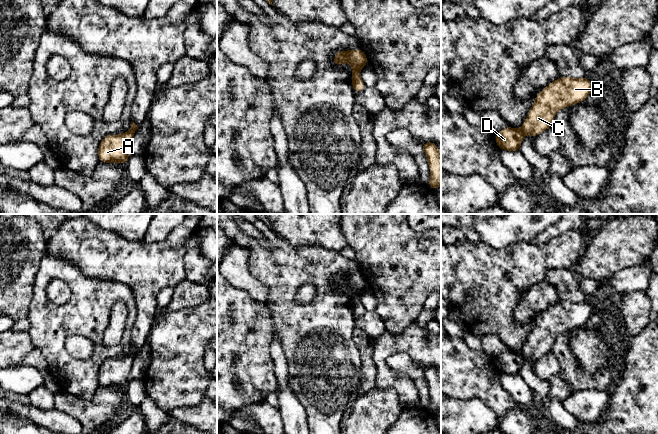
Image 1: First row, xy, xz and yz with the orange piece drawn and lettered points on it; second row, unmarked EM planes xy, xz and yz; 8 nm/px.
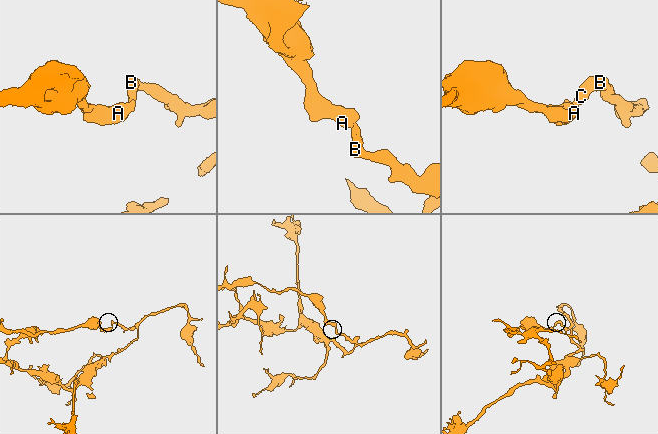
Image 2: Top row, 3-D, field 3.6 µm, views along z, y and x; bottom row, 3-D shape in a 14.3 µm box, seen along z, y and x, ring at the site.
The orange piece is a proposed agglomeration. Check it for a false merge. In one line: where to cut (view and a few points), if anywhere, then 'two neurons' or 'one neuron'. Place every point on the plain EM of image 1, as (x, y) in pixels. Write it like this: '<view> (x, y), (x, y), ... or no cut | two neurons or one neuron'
xz (358, 295), (353, 299) | two neurons

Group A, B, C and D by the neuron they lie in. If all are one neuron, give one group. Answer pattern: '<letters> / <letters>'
A D / B C

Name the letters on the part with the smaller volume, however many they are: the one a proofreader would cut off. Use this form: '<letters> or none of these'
A, D

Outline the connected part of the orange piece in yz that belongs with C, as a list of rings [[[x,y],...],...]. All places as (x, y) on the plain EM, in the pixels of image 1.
[[[561,301],[551,306],[536,320],[521,353],[532,361],[539,359],[551,351],[560,333],[585,325],[593,311],[587,301]]]

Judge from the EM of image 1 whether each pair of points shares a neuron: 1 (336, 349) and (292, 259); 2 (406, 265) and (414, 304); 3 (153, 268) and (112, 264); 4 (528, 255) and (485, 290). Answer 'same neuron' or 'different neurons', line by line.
1: same neuron
2: same neuron
3: same neuron
4: same neuron

